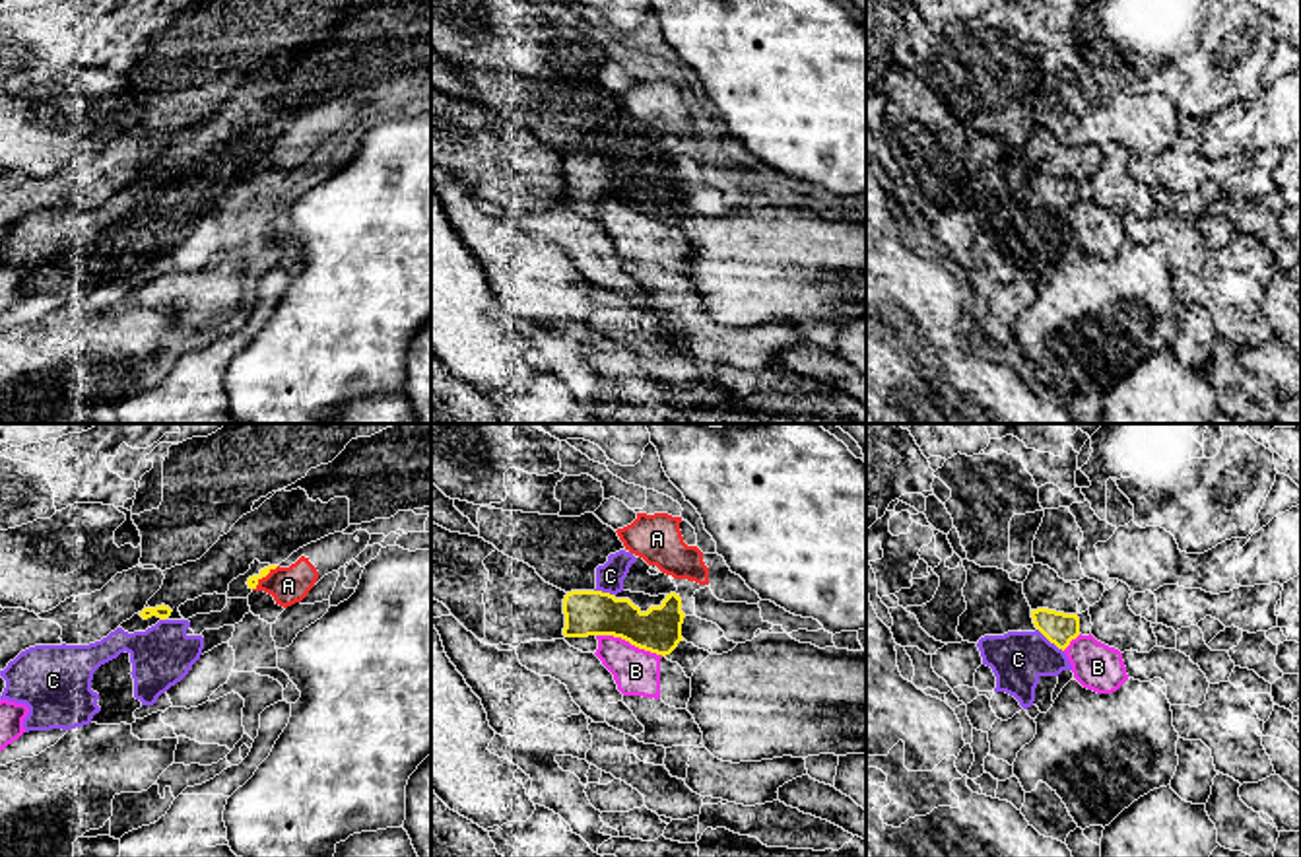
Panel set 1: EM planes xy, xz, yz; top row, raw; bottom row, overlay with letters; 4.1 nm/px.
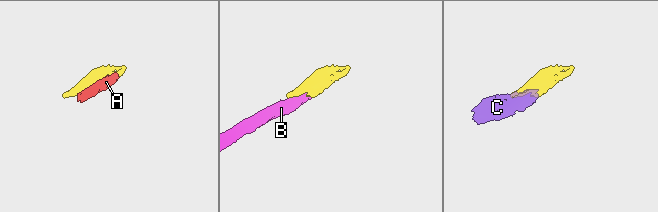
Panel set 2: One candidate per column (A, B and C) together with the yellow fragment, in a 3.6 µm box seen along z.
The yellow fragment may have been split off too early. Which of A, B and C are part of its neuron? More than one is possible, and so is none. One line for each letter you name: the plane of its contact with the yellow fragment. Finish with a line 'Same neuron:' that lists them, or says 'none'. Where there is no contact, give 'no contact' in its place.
C: yz
Same neuron: C

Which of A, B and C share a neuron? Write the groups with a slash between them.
A / B / C

